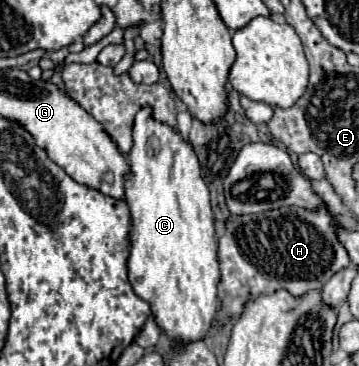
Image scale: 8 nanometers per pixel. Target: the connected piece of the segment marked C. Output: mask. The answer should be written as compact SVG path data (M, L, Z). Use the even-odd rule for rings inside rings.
M143 107L135 115L133 147L127 155L129 173L125 181L125 201L129 205L131 229L129 229L129 281L133 291L151 305L157 325L175 343L189 343L205 339L217 313L219 297L219 263L217 263L217 239L213 229L213 211L209 205L209 189L201 177L201 165L197 161L193 145L181 137L181 133L157 121L149 107Z

